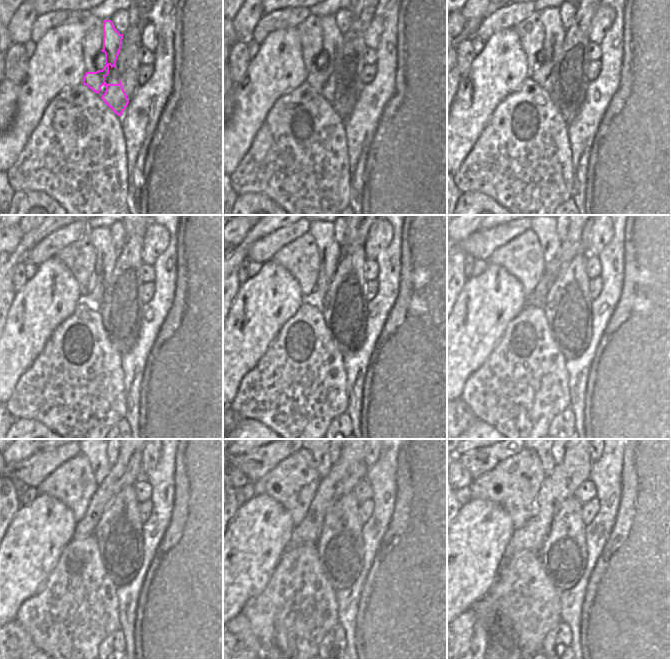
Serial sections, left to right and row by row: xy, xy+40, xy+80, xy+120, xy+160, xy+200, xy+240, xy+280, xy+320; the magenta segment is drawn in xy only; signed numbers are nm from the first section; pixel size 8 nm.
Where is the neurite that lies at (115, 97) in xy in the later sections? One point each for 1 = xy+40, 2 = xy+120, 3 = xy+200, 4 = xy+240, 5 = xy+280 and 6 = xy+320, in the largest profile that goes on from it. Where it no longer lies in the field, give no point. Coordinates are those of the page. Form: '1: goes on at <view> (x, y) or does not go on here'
1: goes on at xy+40 (332, 37)
2: goes on at xy+120 (106, 253)
3: goes on at xy+200 (547, 235)
4: goes on at xy+240 (100, 465)
5: goes on at xy+280 (322, 459)
6: goes on at xy+320 (547, 461)

